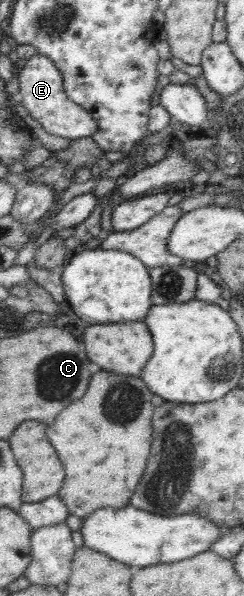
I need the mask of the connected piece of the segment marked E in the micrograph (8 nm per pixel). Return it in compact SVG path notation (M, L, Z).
M37 53L28 60L23 69L17 71L16 77L20 79L21 102L28 109L30 115L37 119L49 133L78 140L81 138L92 138L100 130L101 125L95 119L94 114L88 112L87 109L79 105L79 102L73 101L69 97L63 72L51 57Z

